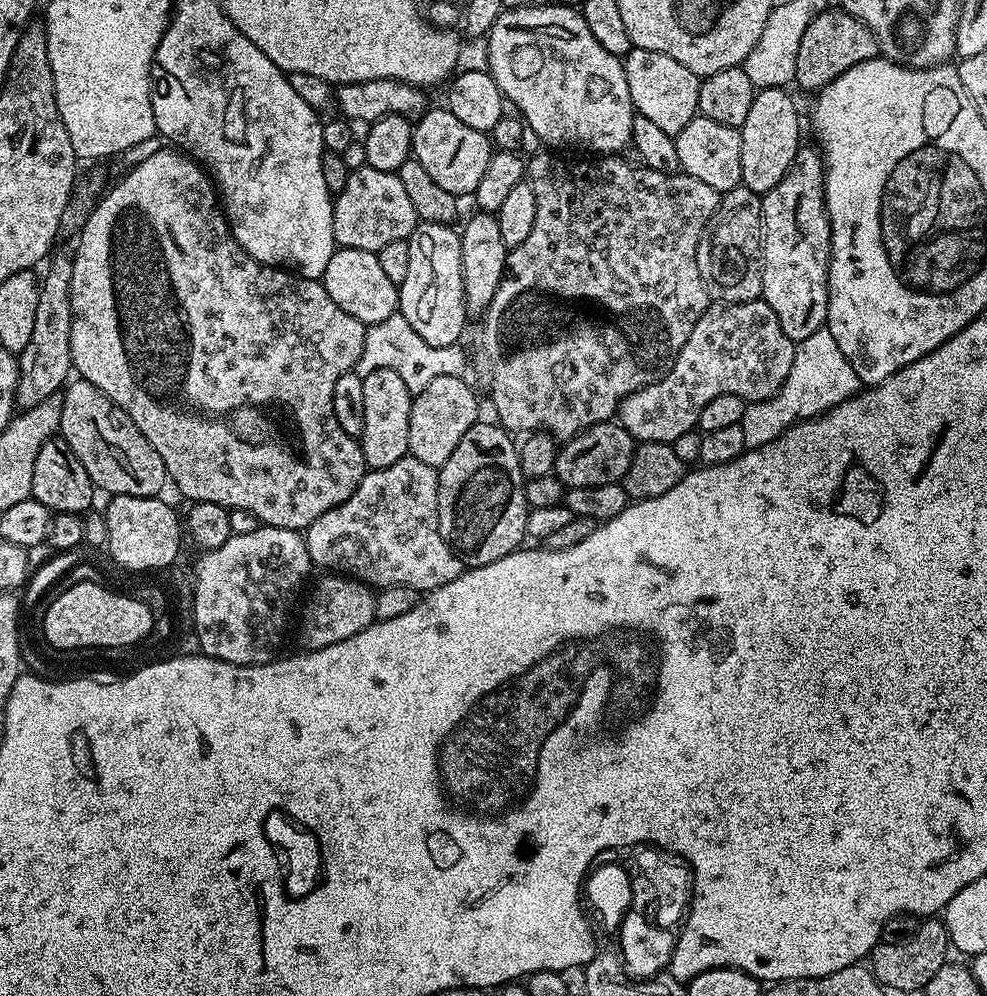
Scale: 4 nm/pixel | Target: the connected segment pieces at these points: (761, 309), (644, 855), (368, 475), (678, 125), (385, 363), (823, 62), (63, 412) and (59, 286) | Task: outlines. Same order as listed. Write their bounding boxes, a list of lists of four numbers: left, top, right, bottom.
[[618,298,797,445],[626,838,699,949],[303,454,466,594],[623,48,701,138],[355,314,470,394],[795,6,880,94],[59,378,169,497],[16,252,74,410]]

